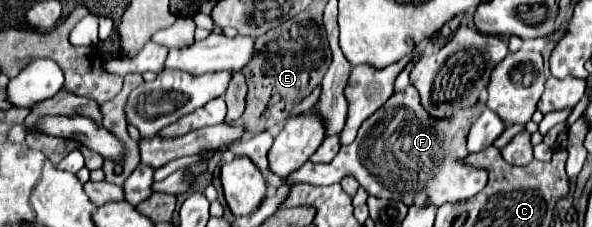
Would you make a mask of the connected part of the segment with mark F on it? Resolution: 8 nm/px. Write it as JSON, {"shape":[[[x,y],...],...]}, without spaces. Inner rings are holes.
{"shape":[[[413,85],[407,89],[395,93],[371,119],[367,119],[357,139],[341,147],[337,157],[331,163],[315,165],[307,161],[295,175],[289,179],[279,179],[271,175],[267,165],[267,154],[273,143],[273,137],[263,131],[251,139],[239,141],[231,145],[227,151],[235,155],[247,155],[253,159],[253,163],[261,169],[263,177],[269,185],[281,187],[285,183],[311,183],[311,185],[331,185],[341,183],[343,177],[355,177],[363,189],[367,189],[369,195],[381,197],[381,199],[401,199],[407,207],[425,207],[431,203],[433,207],[441,207],[445,203],[457,203],[471,199],[487,185],[487,169],[477,169],[471,165],[461,163],[469,151],[467,151],[467,131],[475,117],[481,111],[481,103],[477,103],[471,109],[461,109],[453,119],[443,123],[431,119],[427,111],[421,107],[419,93]]]}

